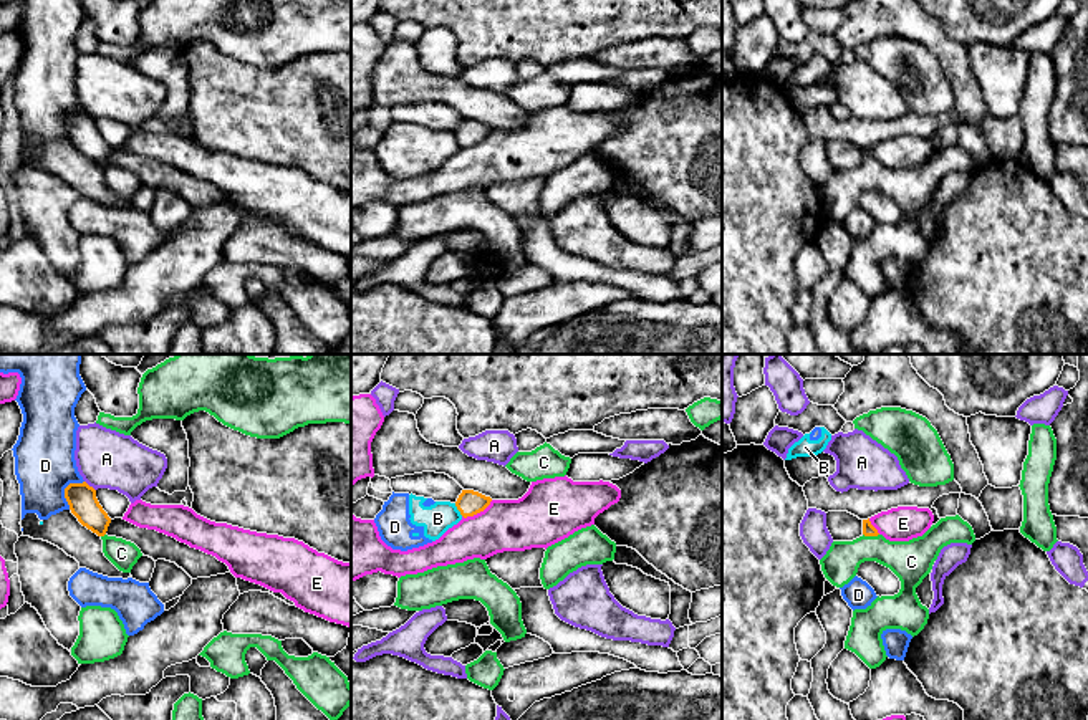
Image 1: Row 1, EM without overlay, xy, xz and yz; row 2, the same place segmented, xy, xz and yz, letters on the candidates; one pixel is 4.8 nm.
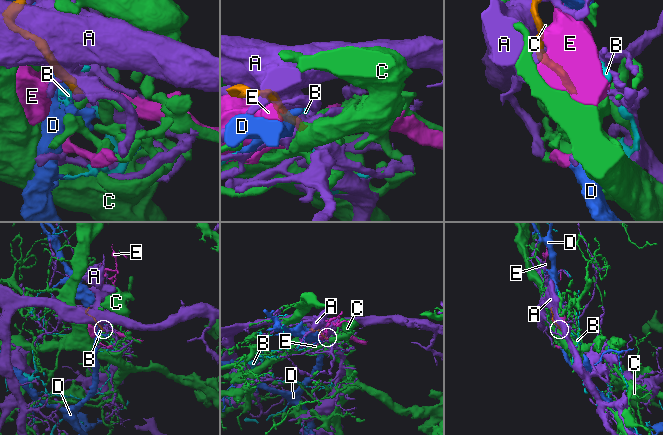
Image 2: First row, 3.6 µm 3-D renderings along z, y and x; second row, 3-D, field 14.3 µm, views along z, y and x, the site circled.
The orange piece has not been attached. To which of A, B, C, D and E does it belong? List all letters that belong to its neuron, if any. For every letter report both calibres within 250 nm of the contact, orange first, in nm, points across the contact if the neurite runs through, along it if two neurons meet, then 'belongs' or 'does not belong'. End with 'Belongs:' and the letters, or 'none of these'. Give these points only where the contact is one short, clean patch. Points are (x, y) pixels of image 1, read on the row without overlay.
A: 140/280 nm | does not belong
B: 120/150 nm | along xz (454, 133), (462, 144) | does not belong
C: 60/200 nm | belongs
D: 140/300 nm | does not belong
E: 120/260 nm | does not belong
Belongs: C

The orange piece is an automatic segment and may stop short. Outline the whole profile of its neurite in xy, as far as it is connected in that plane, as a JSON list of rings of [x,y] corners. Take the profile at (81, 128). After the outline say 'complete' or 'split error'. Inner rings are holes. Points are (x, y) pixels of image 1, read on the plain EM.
[[[86,111],[70,113],[65,118],[65,127],[78,151],[103,169],[104,185],[119,200],[131,202],[142,182],[134,172],[106,164],[111,147],[99,134],[96,119]]]; split error

